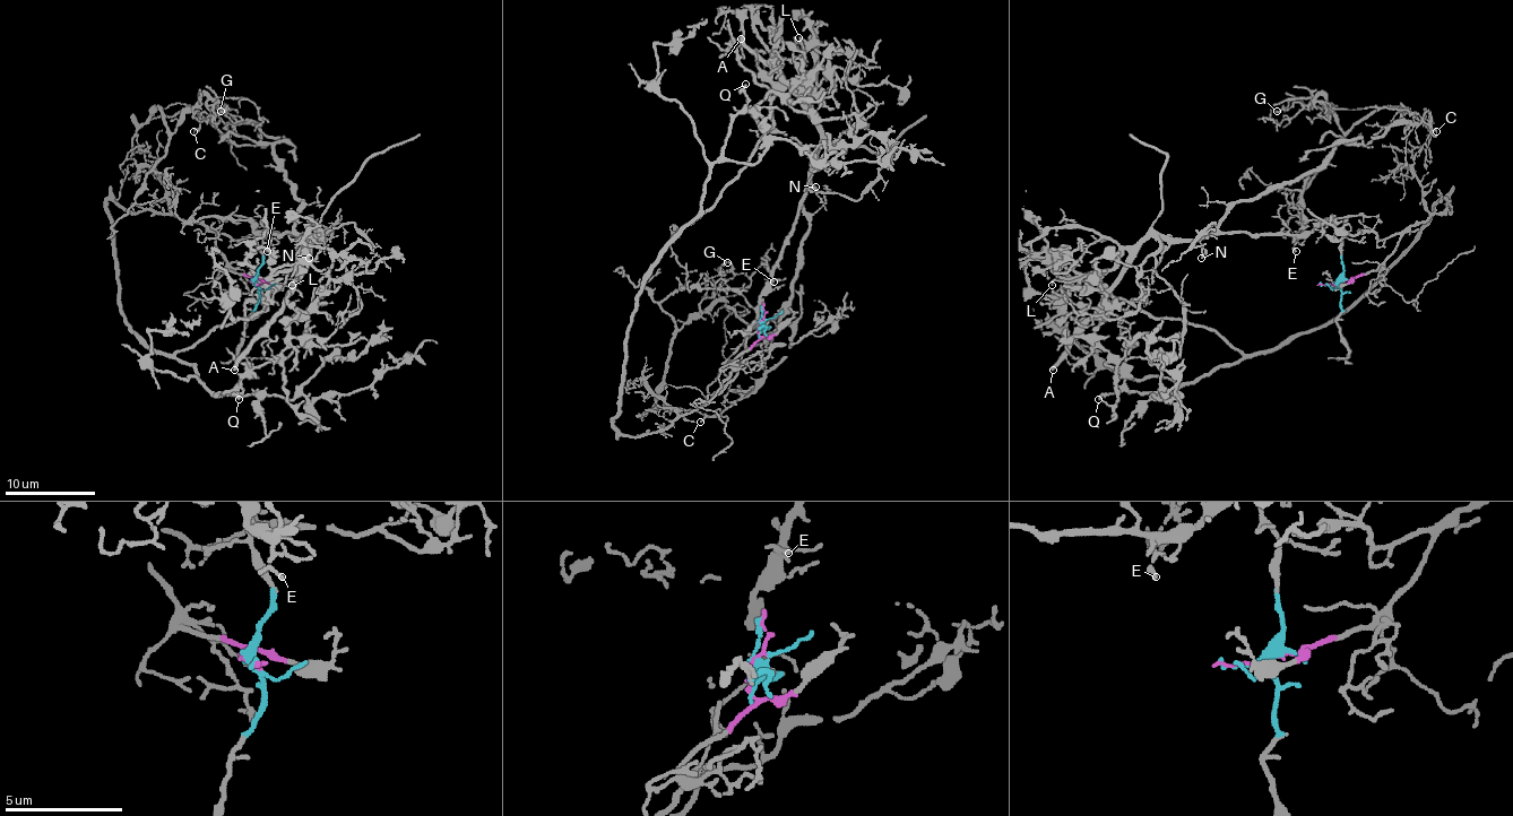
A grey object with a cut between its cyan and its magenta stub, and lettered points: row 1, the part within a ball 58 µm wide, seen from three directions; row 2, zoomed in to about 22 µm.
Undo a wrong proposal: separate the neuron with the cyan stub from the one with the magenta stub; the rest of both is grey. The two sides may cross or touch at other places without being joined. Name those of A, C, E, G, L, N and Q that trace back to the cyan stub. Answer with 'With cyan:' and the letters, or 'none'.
With cyan: A, E, L, N

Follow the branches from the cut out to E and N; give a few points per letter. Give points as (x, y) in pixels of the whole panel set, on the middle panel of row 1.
E: (760, 322), (764, 329), (769, 327), (762, 327), (758, 306), (762, 288), (769, 279), (774, 281)
N: (760, 322), (764, 329), (769, 327), (762, 327), (758, 306), (792, 229), (798, 200), (807, 187), (816, 187)

